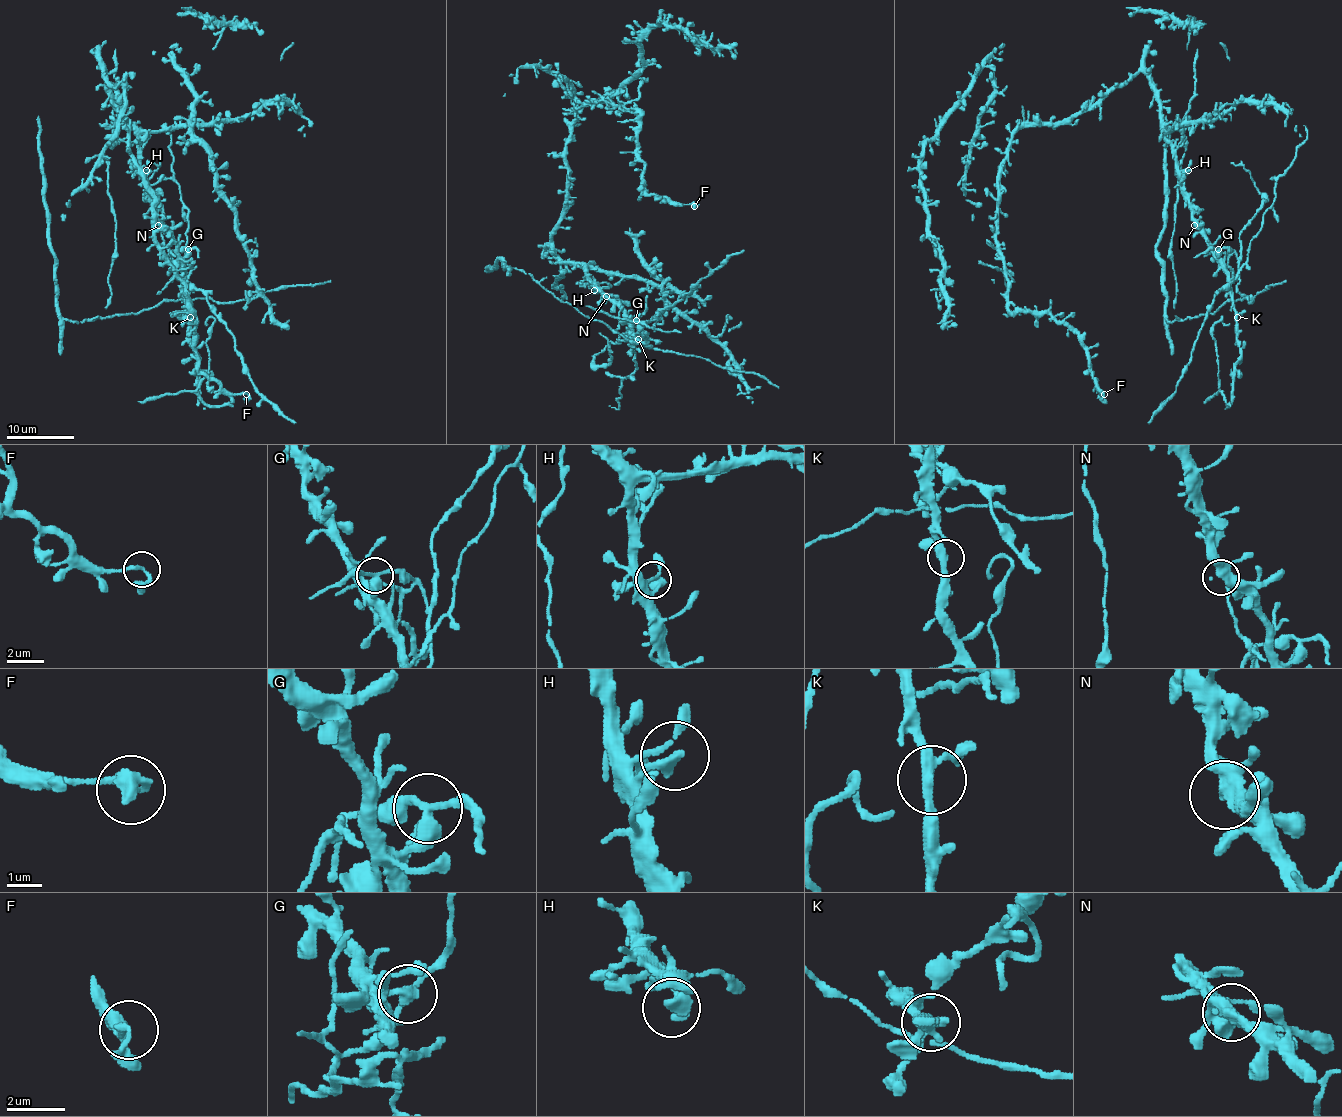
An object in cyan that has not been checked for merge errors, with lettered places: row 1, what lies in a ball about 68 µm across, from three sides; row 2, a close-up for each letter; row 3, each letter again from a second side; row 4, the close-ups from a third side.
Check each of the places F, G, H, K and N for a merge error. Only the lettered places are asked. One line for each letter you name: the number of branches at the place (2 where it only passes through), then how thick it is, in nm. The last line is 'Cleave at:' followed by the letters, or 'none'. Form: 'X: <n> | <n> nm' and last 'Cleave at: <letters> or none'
G: 3 | 300 nm
Cleave at: G

